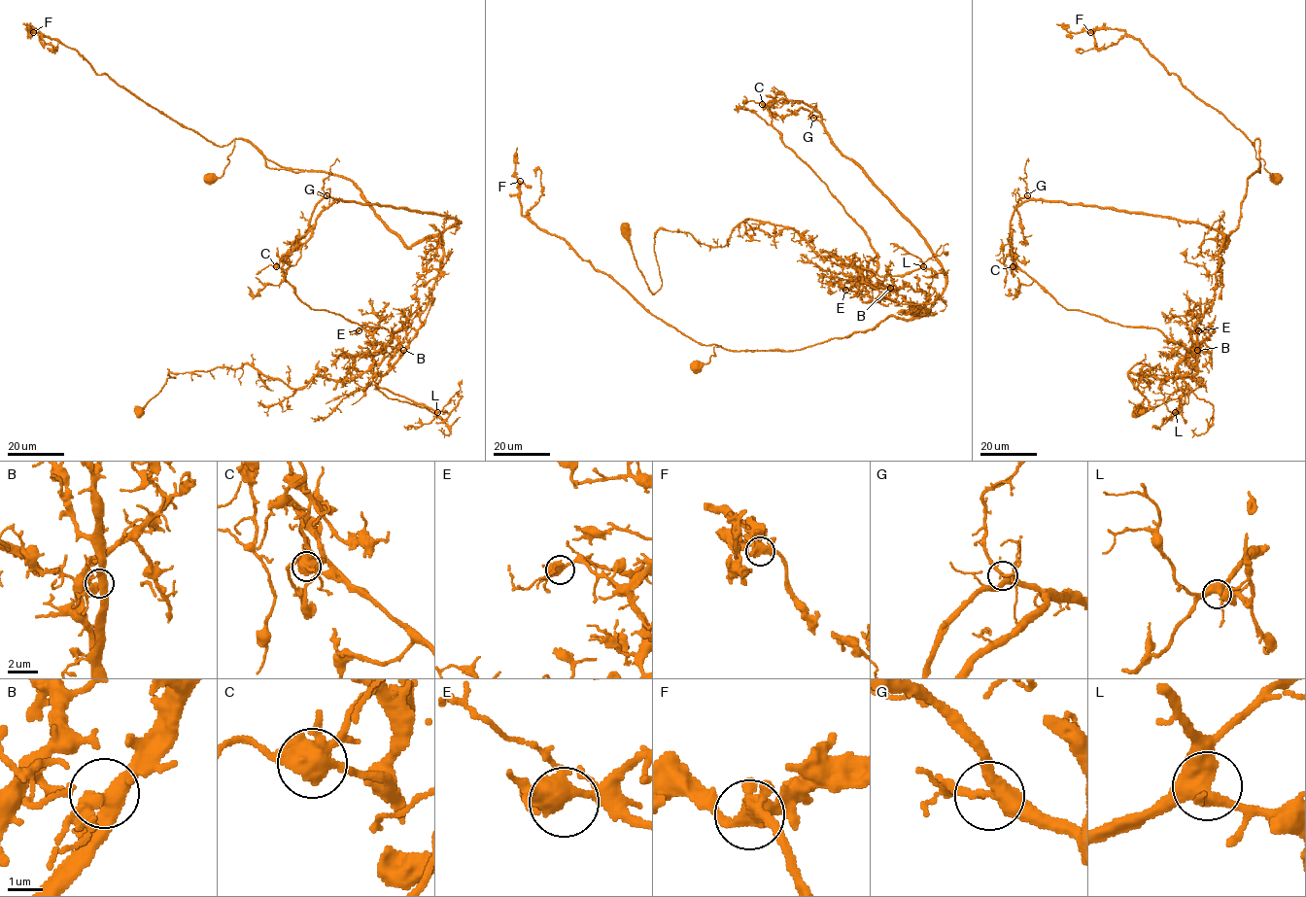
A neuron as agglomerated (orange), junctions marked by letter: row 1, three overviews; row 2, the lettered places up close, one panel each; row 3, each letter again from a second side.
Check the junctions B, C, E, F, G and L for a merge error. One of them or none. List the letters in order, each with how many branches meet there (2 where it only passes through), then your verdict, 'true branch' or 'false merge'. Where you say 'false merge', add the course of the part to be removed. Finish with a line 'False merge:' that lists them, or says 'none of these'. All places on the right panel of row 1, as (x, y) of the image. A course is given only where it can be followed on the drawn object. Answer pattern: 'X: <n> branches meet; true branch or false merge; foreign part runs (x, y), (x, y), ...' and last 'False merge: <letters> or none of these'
B: 4 branches meet; true branch
C: 4 branches meet; false merge; foreign part runs (1013, 266), (1010, 220), (1025, 200), (1198, 223), (1225, 247), (1260, 169), (1259, 140), (1138, 39), (1056, 23)
E: 4 branches meet; true branch
F: 4 branches meet; true branch
G: 4 branches meet; true branch
L: 4 branches meet; true branch
False merge: C

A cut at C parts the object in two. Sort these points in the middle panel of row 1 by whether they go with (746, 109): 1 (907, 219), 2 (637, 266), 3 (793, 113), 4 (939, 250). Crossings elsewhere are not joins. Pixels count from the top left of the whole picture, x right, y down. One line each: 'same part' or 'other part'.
1: other part
2: same part
3: other part
4: same part

